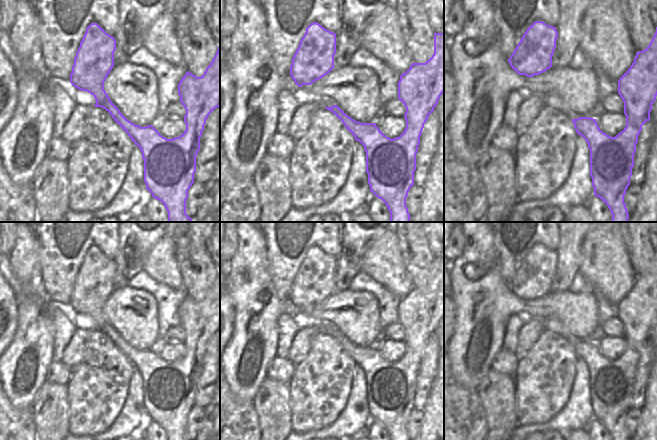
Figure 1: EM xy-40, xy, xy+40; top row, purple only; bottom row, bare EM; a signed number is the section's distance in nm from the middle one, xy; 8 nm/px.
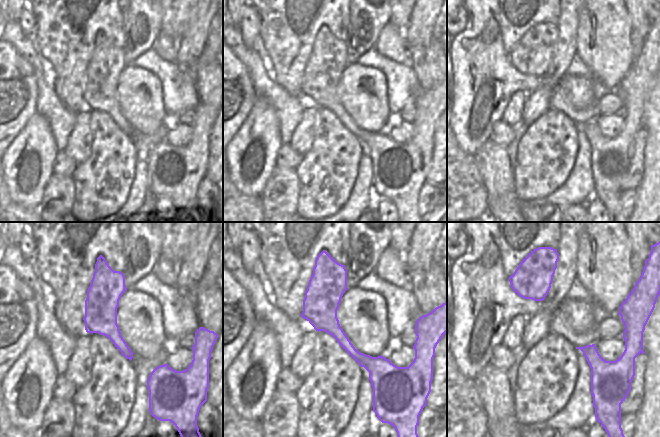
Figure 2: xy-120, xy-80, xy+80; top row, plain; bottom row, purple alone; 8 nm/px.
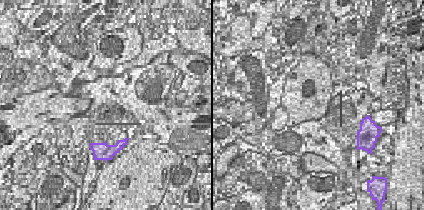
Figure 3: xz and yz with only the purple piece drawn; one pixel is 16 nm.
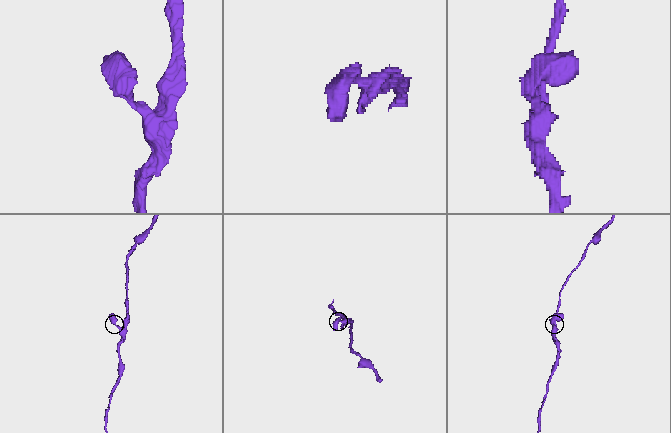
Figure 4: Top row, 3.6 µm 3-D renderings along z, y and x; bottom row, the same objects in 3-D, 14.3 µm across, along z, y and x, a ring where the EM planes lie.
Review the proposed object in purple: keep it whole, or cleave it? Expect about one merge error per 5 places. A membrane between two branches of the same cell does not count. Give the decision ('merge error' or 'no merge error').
no merge error

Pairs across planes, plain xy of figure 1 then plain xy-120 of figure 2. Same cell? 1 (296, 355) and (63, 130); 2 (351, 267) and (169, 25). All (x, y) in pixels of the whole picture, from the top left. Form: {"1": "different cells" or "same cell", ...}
{"1": "different cells", "2": "different cells"}

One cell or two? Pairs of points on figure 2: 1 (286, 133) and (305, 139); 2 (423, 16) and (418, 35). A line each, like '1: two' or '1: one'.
1: two
2: one

